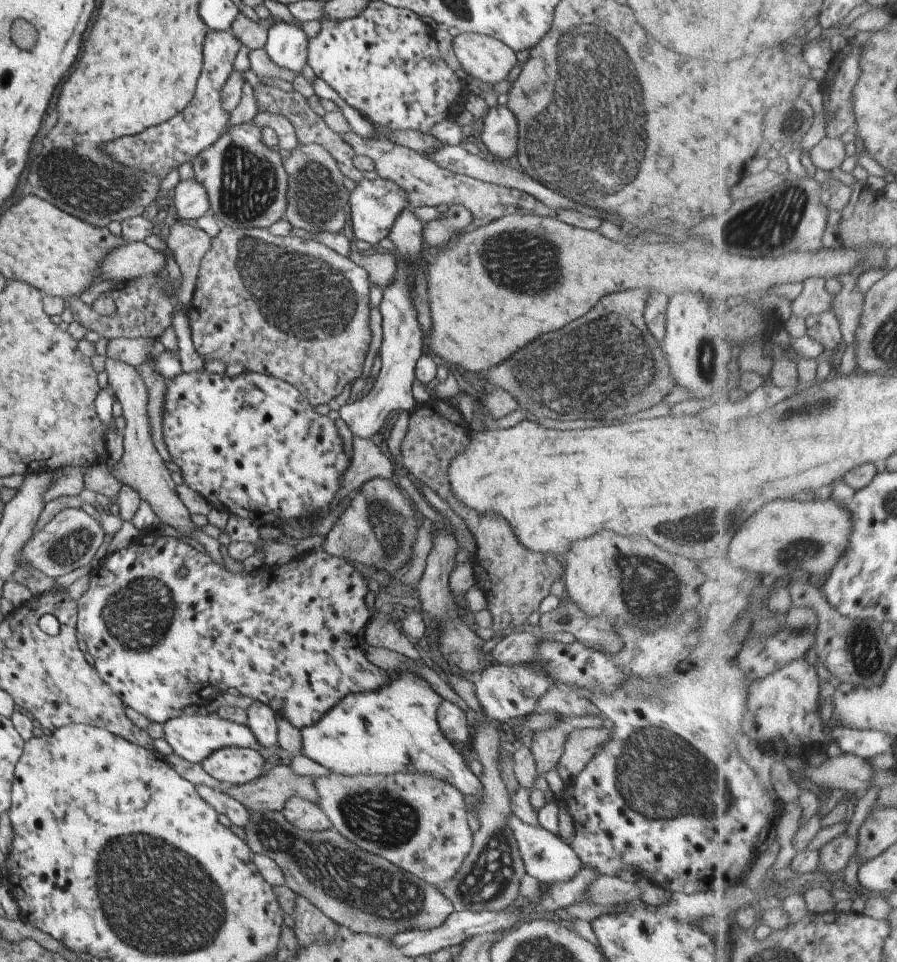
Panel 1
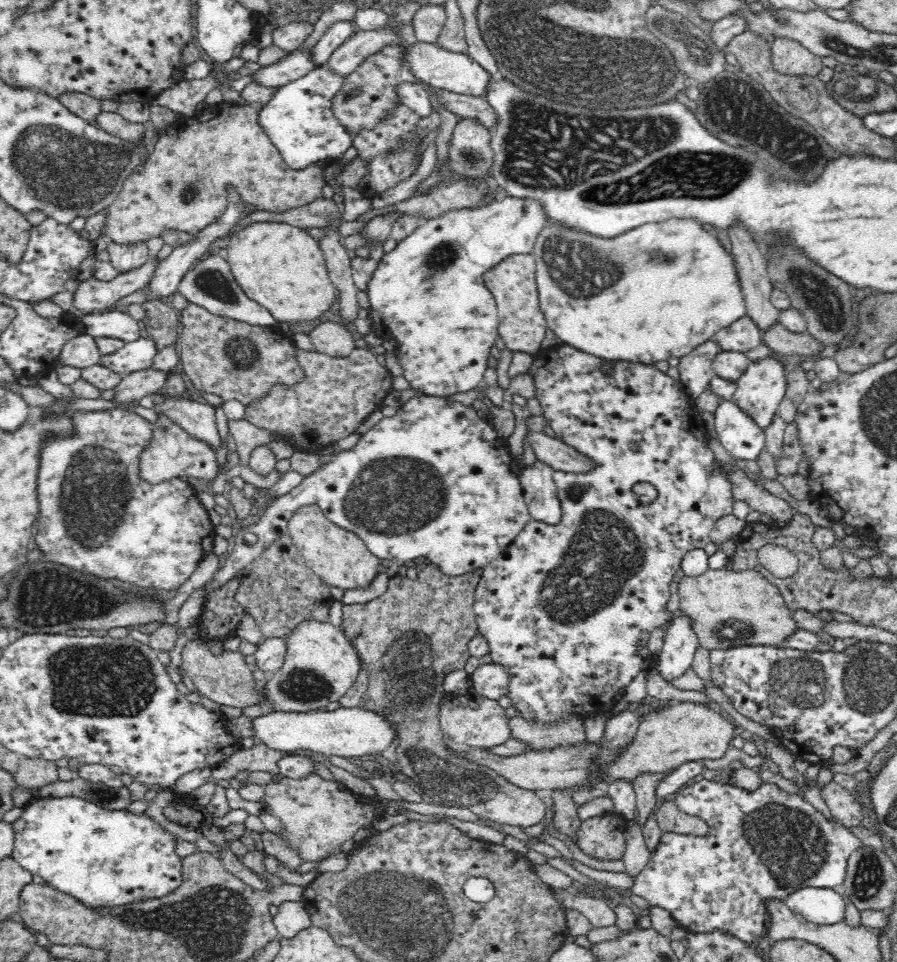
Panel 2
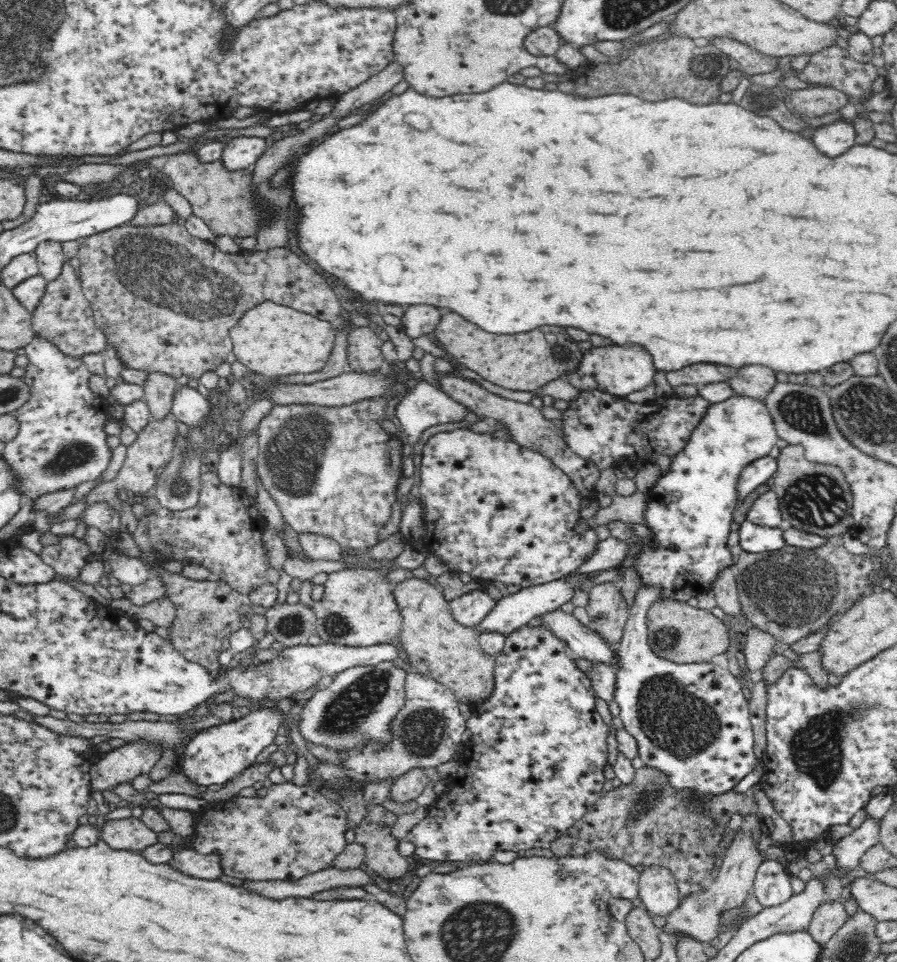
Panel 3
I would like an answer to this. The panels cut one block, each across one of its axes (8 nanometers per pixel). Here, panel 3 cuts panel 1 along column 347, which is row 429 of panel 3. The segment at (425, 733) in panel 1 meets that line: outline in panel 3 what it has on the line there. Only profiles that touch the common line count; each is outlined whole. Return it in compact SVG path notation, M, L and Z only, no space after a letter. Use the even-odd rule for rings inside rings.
M733 396L720 404L711 404L694 428L688 444L678 454L671 456L668 470L652 484L646 495L644 525L650 531L652 540L644 543L641 539L635 539L636 554L632 569L636 569L640 586L654 587L660 591L660 601L687 603L691 599L698 599L702 593L713 590L710 586L715 584L722 572L735 567L729 539L734 510L740 502L738 478L742 470L754 460L768 456L779 439L773 418L764 402L746 396Z

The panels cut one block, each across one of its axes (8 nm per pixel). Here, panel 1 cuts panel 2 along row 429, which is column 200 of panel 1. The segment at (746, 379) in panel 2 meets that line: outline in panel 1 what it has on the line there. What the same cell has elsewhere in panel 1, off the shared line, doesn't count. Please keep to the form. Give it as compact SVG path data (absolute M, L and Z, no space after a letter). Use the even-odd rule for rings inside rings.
M245 747L220 748L198 763L211 778L227 784L240 785L255 780L264 773L261 755Z

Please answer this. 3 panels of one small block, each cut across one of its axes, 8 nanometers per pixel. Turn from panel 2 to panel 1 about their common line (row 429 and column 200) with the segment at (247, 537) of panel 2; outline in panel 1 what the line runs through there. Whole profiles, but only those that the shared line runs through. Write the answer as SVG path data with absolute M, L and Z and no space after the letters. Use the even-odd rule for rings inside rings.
M195 368L193 372L185 374L179 372L175 378L165 379L165 396L163 396L163 412L161 412L161 438L165 442L169 458L173 464L179 468L179 474L183 480L184 486L195 490L200 494L213 508L223 509L228 514L247 518L251 524L259 527L269 522L276 525L288 522L290 520L297 522L315 523L319 521L319 515L323 510L333 509L334 501L339 500L345 492L343 488L343 477L351 456L345 455L342 441L338 435L337 429L327 416L317 414L305 396L285 380L279 380L275 376L267 374L242 372L236 376L217 375L208 372L205 368Z

